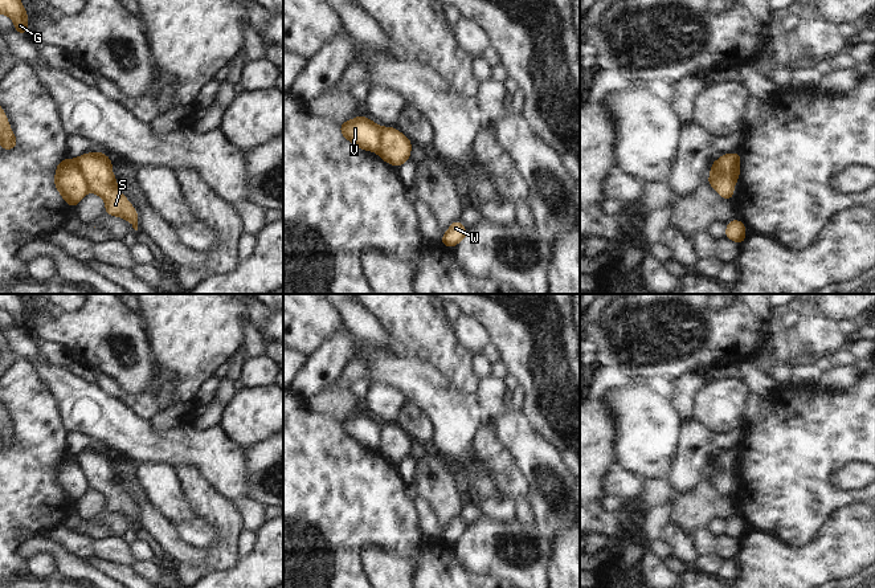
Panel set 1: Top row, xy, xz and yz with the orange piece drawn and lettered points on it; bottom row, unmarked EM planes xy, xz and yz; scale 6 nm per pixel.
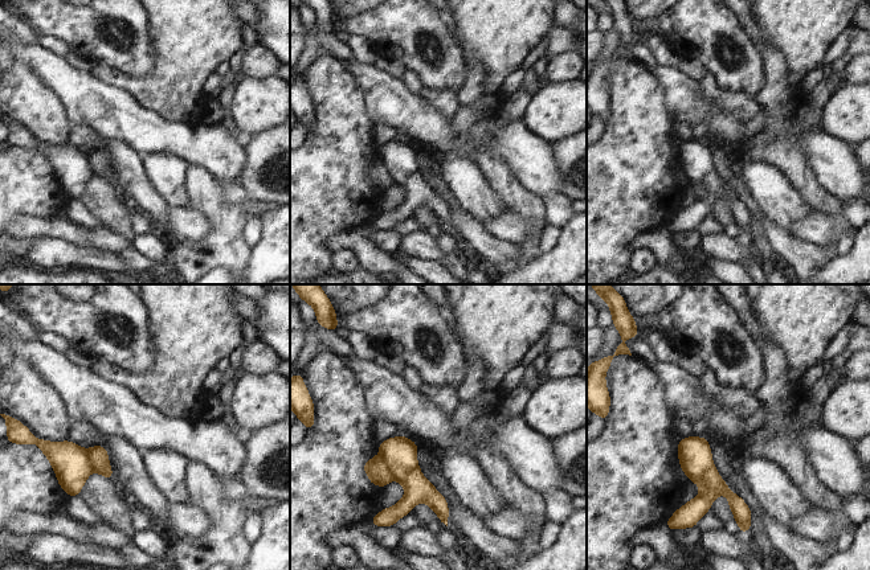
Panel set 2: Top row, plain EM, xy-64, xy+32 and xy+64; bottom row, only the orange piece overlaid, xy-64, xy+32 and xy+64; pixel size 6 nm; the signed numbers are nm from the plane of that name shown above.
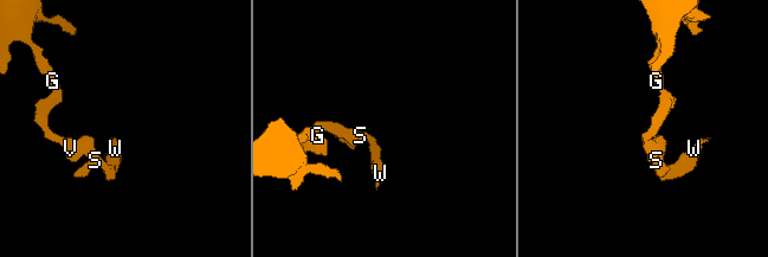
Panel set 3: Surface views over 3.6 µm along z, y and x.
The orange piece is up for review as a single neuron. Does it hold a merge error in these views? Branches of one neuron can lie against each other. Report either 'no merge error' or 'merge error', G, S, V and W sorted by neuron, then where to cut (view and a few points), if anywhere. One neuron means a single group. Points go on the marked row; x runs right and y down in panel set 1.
merge error | G V / S W | xy (73, 160), (88, 190)

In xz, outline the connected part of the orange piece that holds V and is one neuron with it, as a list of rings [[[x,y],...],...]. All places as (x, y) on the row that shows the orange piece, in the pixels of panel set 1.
[[[364,115],[347,121],[339,127],[343,136],[352,142],[356,147],[365,151],[377,150],[380,127]]]

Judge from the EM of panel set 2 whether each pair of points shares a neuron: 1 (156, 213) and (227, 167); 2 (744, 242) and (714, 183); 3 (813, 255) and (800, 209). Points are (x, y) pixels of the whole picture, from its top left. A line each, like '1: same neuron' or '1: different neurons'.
1: different neurons
2: same neuron
3: different neurons

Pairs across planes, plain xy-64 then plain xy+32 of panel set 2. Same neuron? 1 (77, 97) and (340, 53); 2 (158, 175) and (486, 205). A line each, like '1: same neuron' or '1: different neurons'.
1: different neurons
2: same neuron

